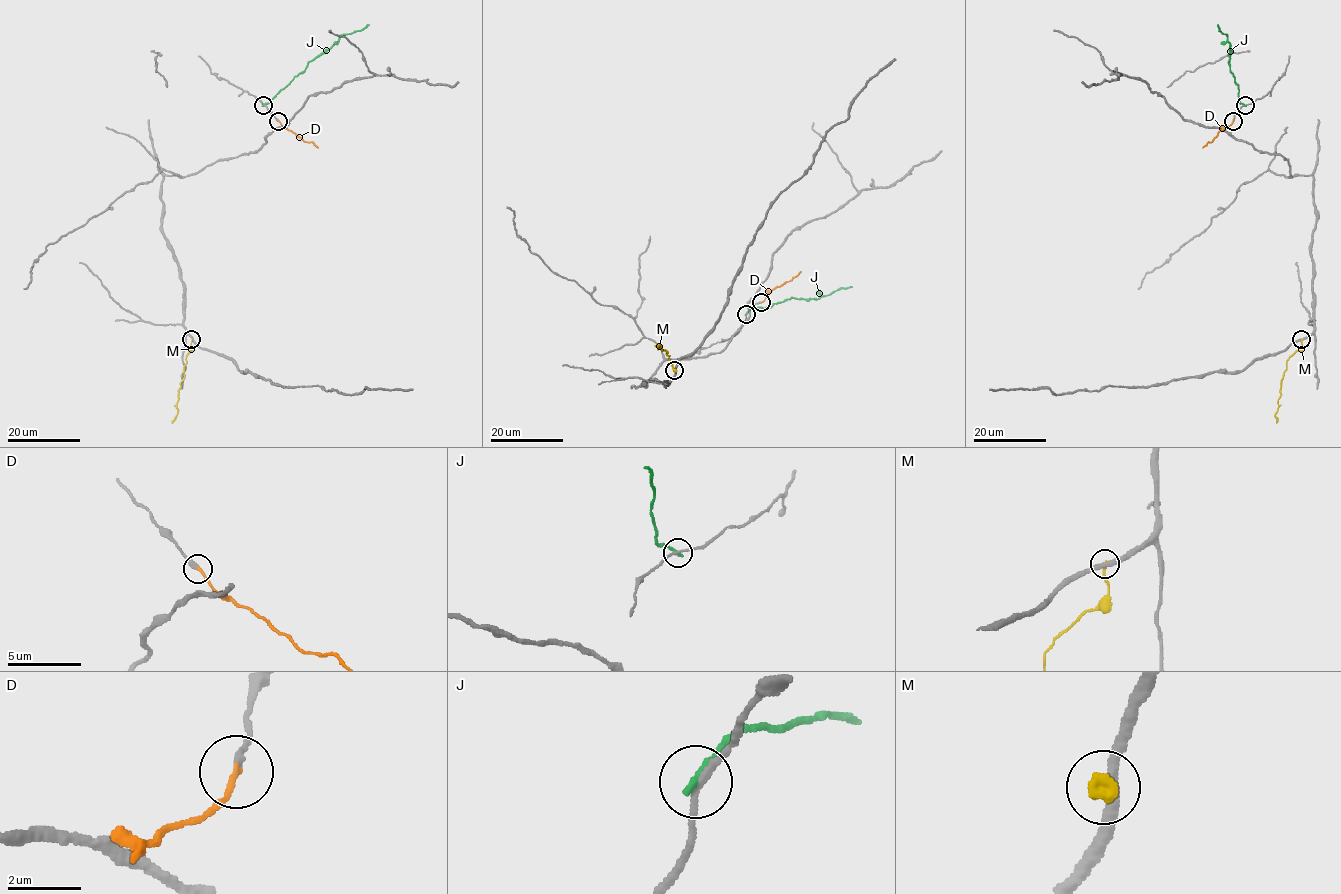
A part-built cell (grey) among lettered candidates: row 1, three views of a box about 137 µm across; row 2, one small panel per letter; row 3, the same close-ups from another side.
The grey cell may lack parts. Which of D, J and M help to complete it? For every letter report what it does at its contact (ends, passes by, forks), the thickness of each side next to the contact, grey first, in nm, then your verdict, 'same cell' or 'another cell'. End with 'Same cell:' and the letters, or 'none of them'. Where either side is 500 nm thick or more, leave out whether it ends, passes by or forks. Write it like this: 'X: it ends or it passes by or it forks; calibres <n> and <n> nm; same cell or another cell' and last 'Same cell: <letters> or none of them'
D: it ends; calibres 200 and 170 nm; same cell
J: it ends; calibres 160 and 200 nm; another cell
M: it ends; calibres 320 and 150 nm; another cell
Same cell: D

